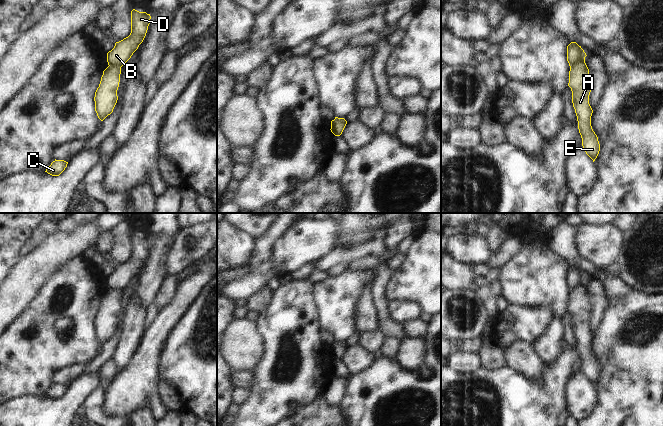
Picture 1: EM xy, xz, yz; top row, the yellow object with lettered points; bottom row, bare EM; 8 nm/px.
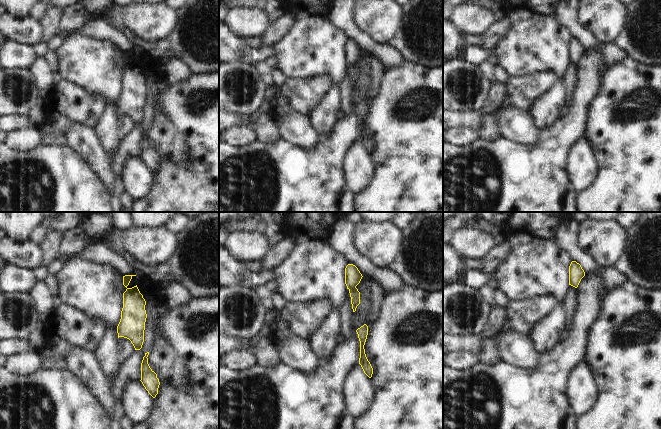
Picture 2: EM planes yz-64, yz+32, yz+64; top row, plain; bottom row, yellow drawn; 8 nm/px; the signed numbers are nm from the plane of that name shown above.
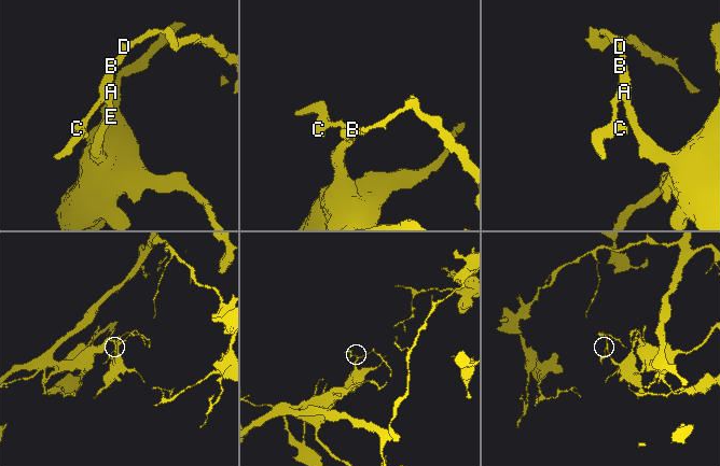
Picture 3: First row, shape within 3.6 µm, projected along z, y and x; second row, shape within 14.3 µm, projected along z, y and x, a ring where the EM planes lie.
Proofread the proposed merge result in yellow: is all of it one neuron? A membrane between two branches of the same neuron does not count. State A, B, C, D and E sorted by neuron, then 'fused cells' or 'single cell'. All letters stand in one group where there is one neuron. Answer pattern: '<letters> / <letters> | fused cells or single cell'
A C E / B D | fused cells

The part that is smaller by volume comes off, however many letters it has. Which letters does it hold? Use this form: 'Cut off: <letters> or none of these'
Cut off: B, D.

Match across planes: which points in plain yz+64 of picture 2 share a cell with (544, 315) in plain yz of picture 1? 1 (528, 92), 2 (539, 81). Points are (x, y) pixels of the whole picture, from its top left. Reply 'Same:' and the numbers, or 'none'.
Same: 1, 2

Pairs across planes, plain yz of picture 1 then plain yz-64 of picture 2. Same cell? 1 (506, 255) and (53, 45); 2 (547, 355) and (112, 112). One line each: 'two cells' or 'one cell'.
1: two cells
2: one cell

